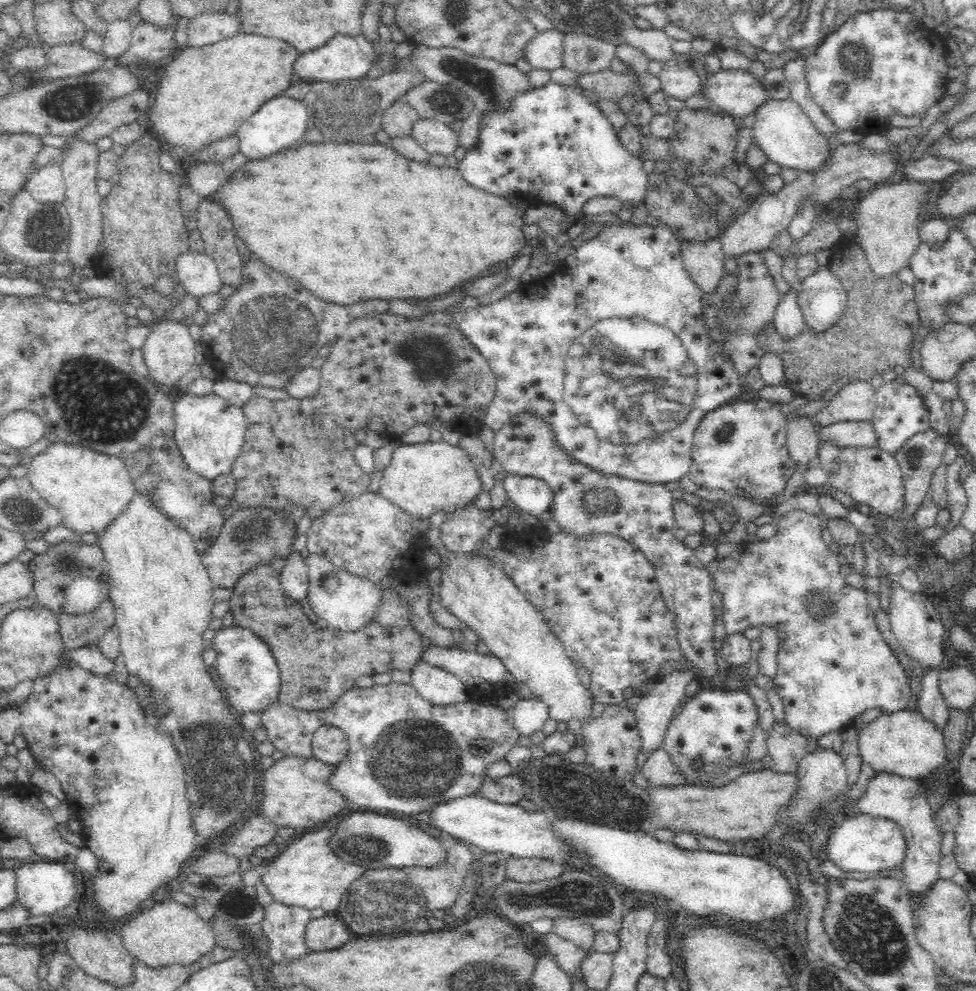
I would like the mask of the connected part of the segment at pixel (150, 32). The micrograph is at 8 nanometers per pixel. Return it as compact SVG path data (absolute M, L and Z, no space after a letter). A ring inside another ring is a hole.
M148 22L133 28L128 50L116 57L117 64L132 66L132 64L163 65L180 49L175 42L175 26L160 29Z

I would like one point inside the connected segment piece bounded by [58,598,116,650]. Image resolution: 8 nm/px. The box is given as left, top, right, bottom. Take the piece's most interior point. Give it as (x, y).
(82, 630)

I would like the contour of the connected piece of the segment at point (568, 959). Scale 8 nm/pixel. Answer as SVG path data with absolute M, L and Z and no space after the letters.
M552 932L539 936L539 939L549 953L556 957L560 968L574 975L576 968L581 966L586 951Z

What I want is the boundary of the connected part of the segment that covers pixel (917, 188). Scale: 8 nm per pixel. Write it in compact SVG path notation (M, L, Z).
M903 180L889 186L882 183L857 198L854 203L857 215L853 219L856 232L852 240L863 251L874 276L884 278L896 275L898 270L908 265L912 254L922 243L919 238L918 216L928 192L926 183Z

